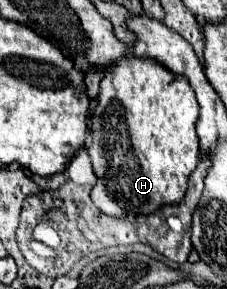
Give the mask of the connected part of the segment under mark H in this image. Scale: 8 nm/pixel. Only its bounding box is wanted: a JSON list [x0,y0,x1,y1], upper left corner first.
[88,54,200,216]

